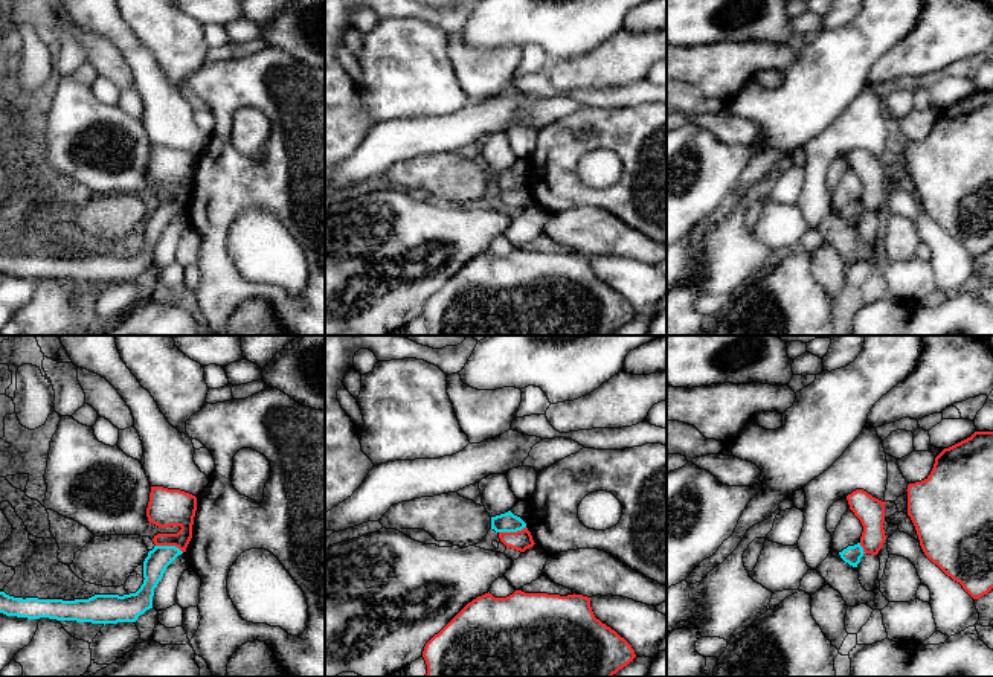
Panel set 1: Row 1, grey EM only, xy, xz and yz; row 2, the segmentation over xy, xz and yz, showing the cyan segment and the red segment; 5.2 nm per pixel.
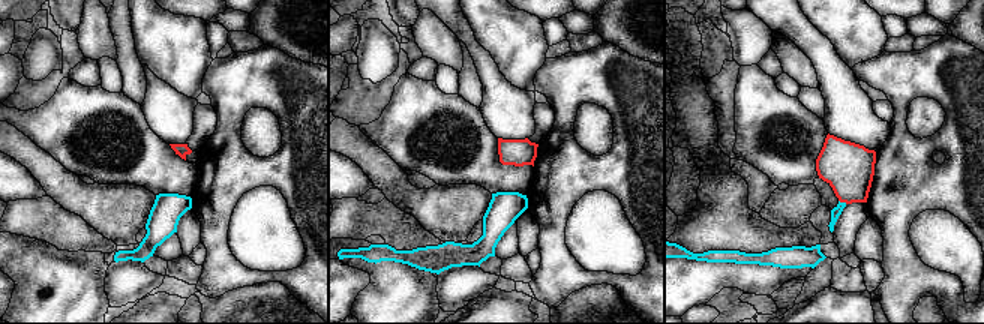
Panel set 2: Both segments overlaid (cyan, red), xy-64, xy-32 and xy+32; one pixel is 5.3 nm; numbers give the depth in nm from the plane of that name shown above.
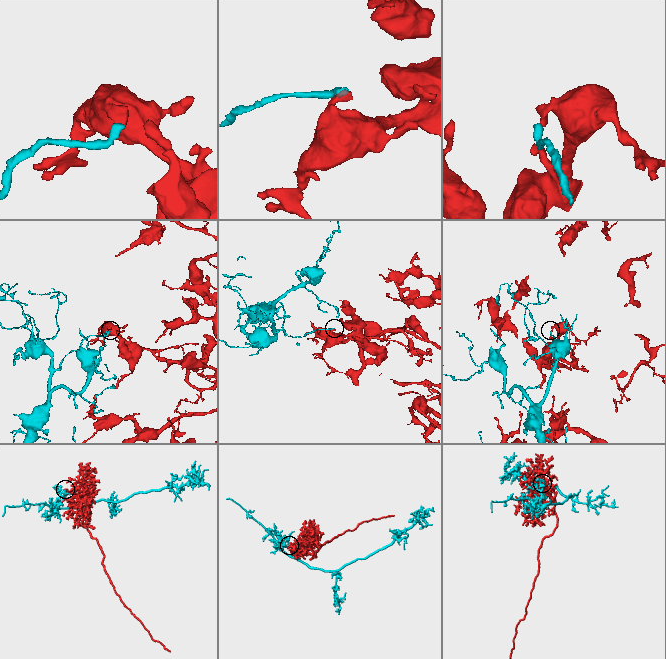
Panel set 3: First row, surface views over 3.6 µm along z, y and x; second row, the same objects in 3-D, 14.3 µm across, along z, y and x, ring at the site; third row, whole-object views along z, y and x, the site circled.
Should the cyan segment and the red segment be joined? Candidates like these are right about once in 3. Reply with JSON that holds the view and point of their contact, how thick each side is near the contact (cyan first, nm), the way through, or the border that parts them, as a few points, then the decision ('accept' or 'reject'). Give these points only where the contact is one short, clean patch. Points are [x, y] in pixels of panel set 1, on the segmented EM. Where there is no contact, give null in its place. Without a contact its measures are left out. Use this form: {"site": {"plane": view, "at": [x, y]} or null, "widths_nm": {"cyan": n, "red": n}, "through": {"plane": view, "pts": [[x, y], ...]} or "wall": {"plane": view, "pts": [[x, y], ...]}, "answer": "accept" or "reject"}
{"site": {"plane": "xy", "at": [170, 546]}, "widths_nm": {"cyan": 120, "red": 190}, "wall": {"plane": "xy", "pts": [[156, 545], [174, 545], [182, 552]]}, "answer": "reject"}

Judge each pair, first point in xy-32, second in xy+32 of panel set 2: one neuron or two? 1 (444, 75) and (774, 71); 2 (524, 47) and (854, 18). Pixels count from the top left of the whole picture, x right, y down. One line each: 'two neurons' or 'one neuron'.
1: two neurons
2: one neuron

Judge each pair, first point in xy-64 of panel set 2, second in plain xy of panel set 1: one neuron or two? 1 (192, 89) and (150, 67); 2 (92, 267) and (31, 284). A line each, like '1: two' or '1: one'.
1: two
2: two

